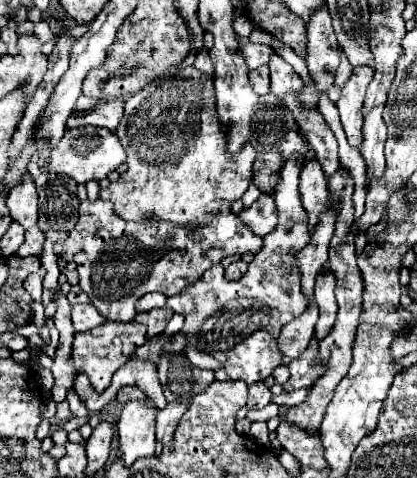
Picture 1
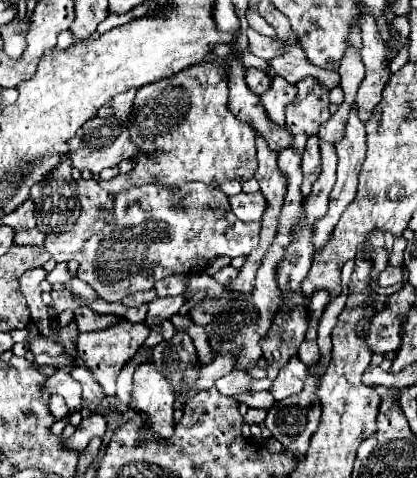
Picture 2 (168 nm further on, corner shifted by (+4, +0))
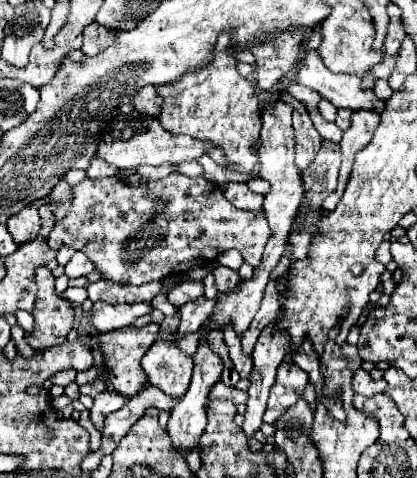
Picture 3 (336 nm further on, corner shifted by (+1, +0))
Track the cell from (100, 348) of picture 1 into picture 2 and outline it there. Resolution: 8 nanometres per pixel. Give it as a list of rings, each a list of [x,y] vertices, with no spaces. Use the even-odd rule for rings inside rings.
[[[121,321],[119,325],[113,325],[103,331],[93,331],[93,333],[79,333],[77,341],[77,351],[79,357],[85,361],[85,365],[93,371],[97,383],[103,387],[105,395],[115,395],[115,379],[125,367],[125,363],[139,351],[139,347],[145,343],[147,335],[151,329],[147,329],[145,323],[131,323],[131,321]]]

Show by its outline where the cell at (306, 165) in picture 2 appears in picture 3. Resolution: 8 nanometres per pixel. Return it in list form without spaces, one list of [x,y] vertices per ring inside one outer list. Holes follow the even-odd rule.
[[[282,93],[282,97],[286,97],[286,101],[290,101],[290,105],[294,105],[294,139],[296,139],[296,165],[300,171],[304,171],[312,159],[316,157],[322,137],[320,133],[314,129],[314,123],[306,111],[306,107],[292,99],[288,93]]]

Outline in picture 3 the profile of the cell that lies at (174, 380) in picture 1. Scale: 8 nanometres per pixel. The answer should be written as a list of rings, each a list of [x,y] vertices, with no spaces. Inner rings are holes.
[[[200,297],[198,301],[192,301],[190,305],[180,309],[180,327],[178,333],[180,335],[188,335],[194,333],[202,327],[202,323],[208,319],[210,309],[214,307],[214,301],[208,301],[204,297]]]

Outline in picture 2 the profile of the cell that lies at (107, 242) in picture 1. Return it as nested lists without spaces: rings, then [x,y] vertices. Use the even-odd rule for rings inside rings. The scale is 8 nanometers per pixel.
[[[95,179],[77,181],[81,215],[73,227],[65,233],[49,233],[45,249],[55,261],[79,261],[77,277],[89,283],[103,299],[119,301],[119,291],[143,291],[151,289],[155,281],[171,275],[191,275],[205,271],[213,257],[247,257],[259,245],[259,223],[239,221],[221,189],[203,183],[187,183],[181,189],[161,189],[159,185],[131,187],[121,193],[109,193],[99,187]]]

